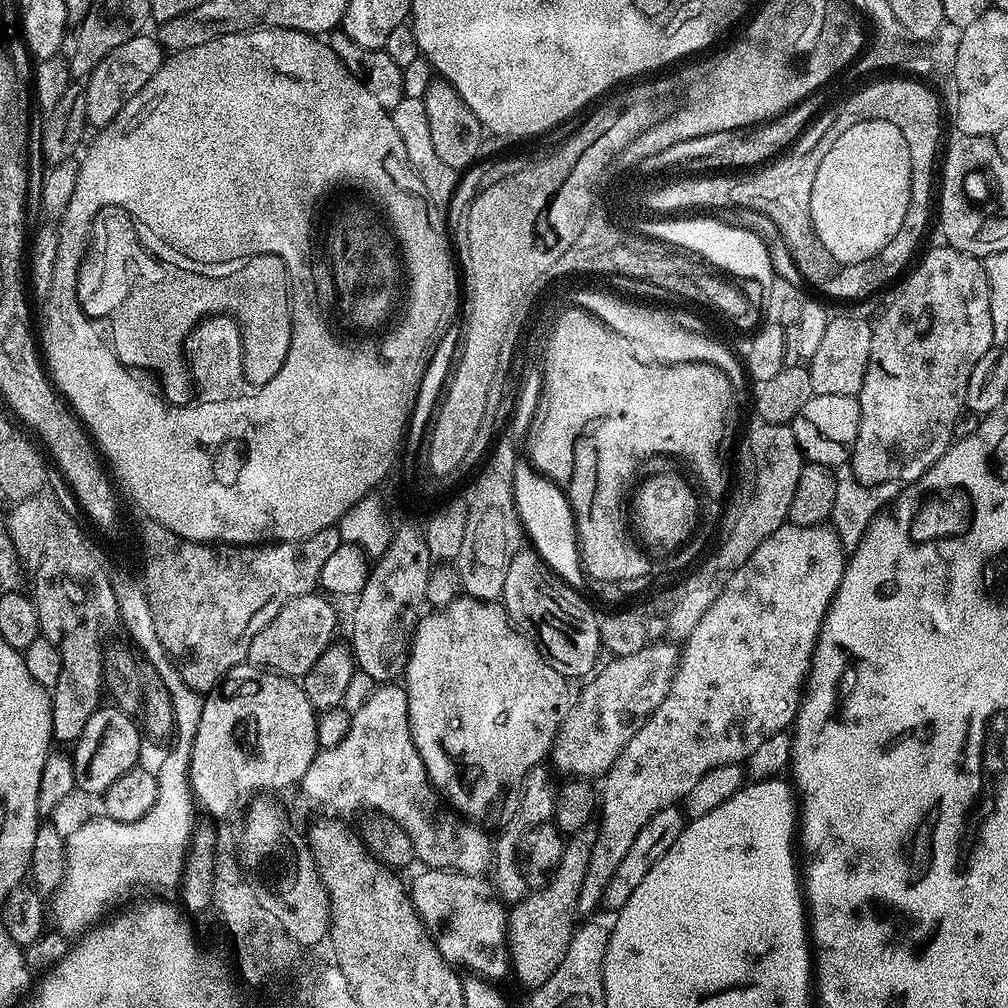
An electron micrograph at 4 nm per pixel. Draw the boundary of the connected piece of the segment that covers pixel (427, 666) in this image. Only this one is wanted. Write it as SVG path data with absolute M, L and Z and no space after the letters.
M461 594L444 608L433 611L432 614L433 616L424 614L417 619L416 631L412 633L412 642L408 645L408 663L404 665L402 673L402 687L408 693L408 725L412 731L412 741L426 766L428 778L437 793L441 797L448 796L449 802L447 801L447 803L461 817L467 818L471 823L477 826L487 826L489 829L496 828L499 826L500 820L506 819L507 816L515 817L517 815L528 773L541 763L540 759L543 756L545 759L551 753L558 730L562 726L566 714L572 709L574 692L568 689L569 677L554 670L554 666L550 666L546 657L537 650L535 642L513 624L503 603L495 600L476 600L473 596Z

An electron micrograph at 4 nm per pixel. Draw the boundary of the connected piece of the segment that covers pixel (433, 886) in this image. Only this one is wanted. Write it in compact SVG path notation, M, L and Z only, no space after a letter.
M443 868L420 871L424 872L418 873L412 884L410 880L412 905L435 940L442 958L453 966L466 964L470 967L468 969L485 978L497 978L504 970L506 972L506 908L494 895L493 889L490 886L488 889L486 880L463 876L460 872L449 872Z

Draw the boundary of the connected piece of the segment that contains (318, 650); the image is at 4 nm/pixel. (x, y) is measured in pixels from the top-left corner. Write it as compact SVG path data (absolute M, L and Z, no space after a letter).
M324 594L299 596L286 602L286 606L282 606L282 610L278 610L278 614L274 614L274 618L270 618L270 622L266 622L266 626L262 626L258 634L254 634L247 663L256 668L278 672L282 676L305 676L314 666L314 662L322 658L322 650L334 642L335 636L332 635L336 632L336 612L332 609L331 602L333 603Z

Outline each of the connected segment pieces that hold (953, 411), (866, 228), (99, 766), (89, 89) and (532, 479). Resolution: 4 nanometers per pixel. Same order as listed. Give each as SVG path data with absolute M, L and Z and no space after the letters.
M947 246L932 248L922 256L919 257L920 265L918 260L915 267L899 281L901 284L896 297L889 302L880 321L875 321L872 330L870 356L858 397L858 438L852 448L850 461L854 478L869 486L911 484L926 474L934 462L938 462L940 455L953 443L954 422L958 422L961 412L965 411L964 399L966 386L970 386L970 374L974 366L978 366L978 358L994 347L990 290L983 263L967 252Z
M885 120L858 122L858 126L850 126L850 130L830 146L826 158L822 158L822 166L818 166L814 190L810 194L814 230L837 265L866 262L866 258L874 258L874 254L878 254L894 234L898 234L898 226L902 226L902 218L906 218L911 197L910 150L906 138L902 138L902 130Z
M101 706L86 722L82 734L74 741L71 749L72 769L76 779L76 788L88 796L103 797L106 789L126 774L126 770L137 767L142 745L142 728L129 713L117 706Z
M152 34L134 36L106 53L86 77L86 83L82 88L86 102L85 121L91 127L93 124L93 129L104 128L116 117L118 110L122 110L122 106L126 106L126 102L130 102L130 98L134 98L134 94L138 94L138 90L142 90L142 86L146 86L146 82L154 78L154 74L158 74L165 59L164 49Z
M528 462L516 464L514 486L516 509L531 545L550 566L552 572L558 573L568 585L581 587L580 584L586 580L586 576L579 557L576 523L567 493Z

